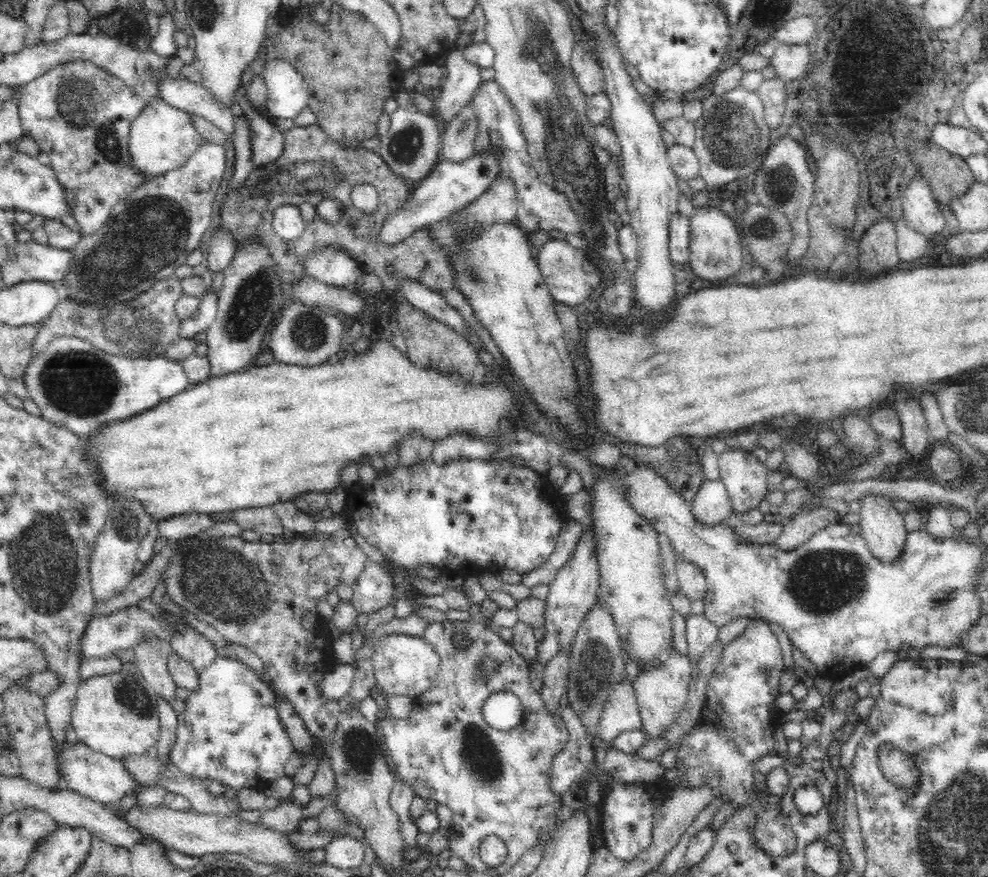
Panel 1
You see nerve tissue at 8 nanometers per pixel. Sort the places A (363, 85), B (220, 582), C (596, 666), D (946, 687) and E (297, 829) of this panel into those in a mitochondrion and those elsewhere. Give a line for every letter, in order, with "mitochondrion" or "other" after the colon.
A: other
B: mitochondrion
C: mitochondrion
D: other
E: other

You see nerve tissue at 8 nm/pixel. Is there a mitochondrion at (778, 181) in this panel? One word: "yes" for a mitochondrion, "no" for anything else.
yes

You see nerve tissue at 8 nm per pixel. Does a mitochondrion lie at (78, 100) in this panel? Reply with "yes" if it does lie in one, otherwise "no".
yes

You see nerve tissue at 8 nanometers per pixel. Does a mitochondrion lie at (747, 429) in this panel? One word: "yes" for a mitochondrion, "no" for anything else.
no

